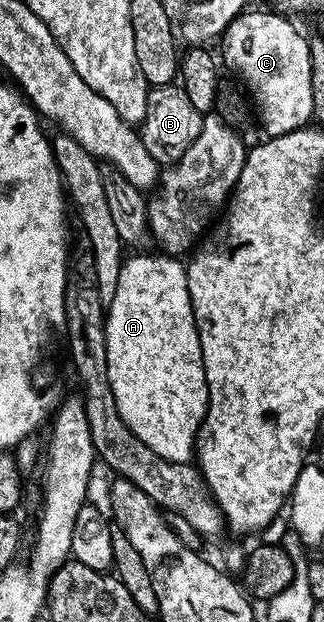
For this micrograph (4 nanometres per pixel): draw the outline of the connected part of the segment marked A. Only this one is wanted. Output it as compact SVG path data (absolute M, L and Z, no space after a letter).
M159 254L160 256L130 256L127 255L122 261L120 278L116 282L116 294L108 301L106 309L106 353L108 354L108 382L112 386L112 394L116 398L116 410L120 418L148 446L148 450L156 450L160 458L168 458L177 464L187 463L195 455L194 442L198 439L198 427L202 425L202 420L206 417L206 403L208 402L208 386L206 385L206 375L204 374L204 358L202 357L202 347L200 338L196 330L194 321L194 311L192 302L188 294L188 278L186 277L186 264L181 259L173 255Z

